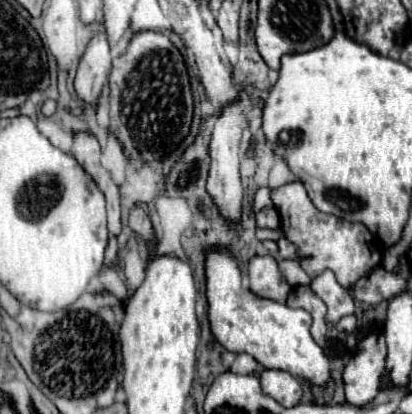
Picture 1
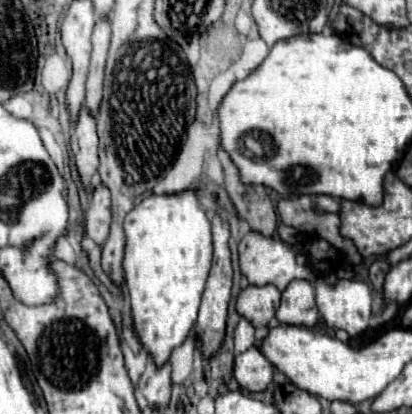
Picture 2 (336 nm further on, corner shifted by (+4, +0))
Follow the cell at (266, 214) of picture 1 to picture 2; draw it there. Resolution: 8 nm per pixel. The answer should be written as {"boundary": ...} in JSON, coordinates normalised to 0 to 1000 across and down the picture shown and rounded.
{"boundary":[[[604,558],[585,582],[580,582],[580,645],[585,659],[600,669],[604,688],[667,688],[677,703],[687,703],[711,674],[745,674],[745,679],[765,679],[765,659],[750,645],[731,645],[716,630],[716,611],[701,592],[692,592],[687,582],[672,582],[663,572],[638,572],[619,558]]]}

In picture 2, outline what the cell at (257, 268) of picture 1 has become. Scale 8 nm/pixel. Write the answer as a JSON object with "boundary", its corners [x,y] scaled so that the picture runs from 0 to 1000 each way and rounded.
{"boundary":[[[604,688],[575,717],[575,756],[595,766],[614,790],[648,790],[667,766],[677,727],[682,703],[667,688]]]}

